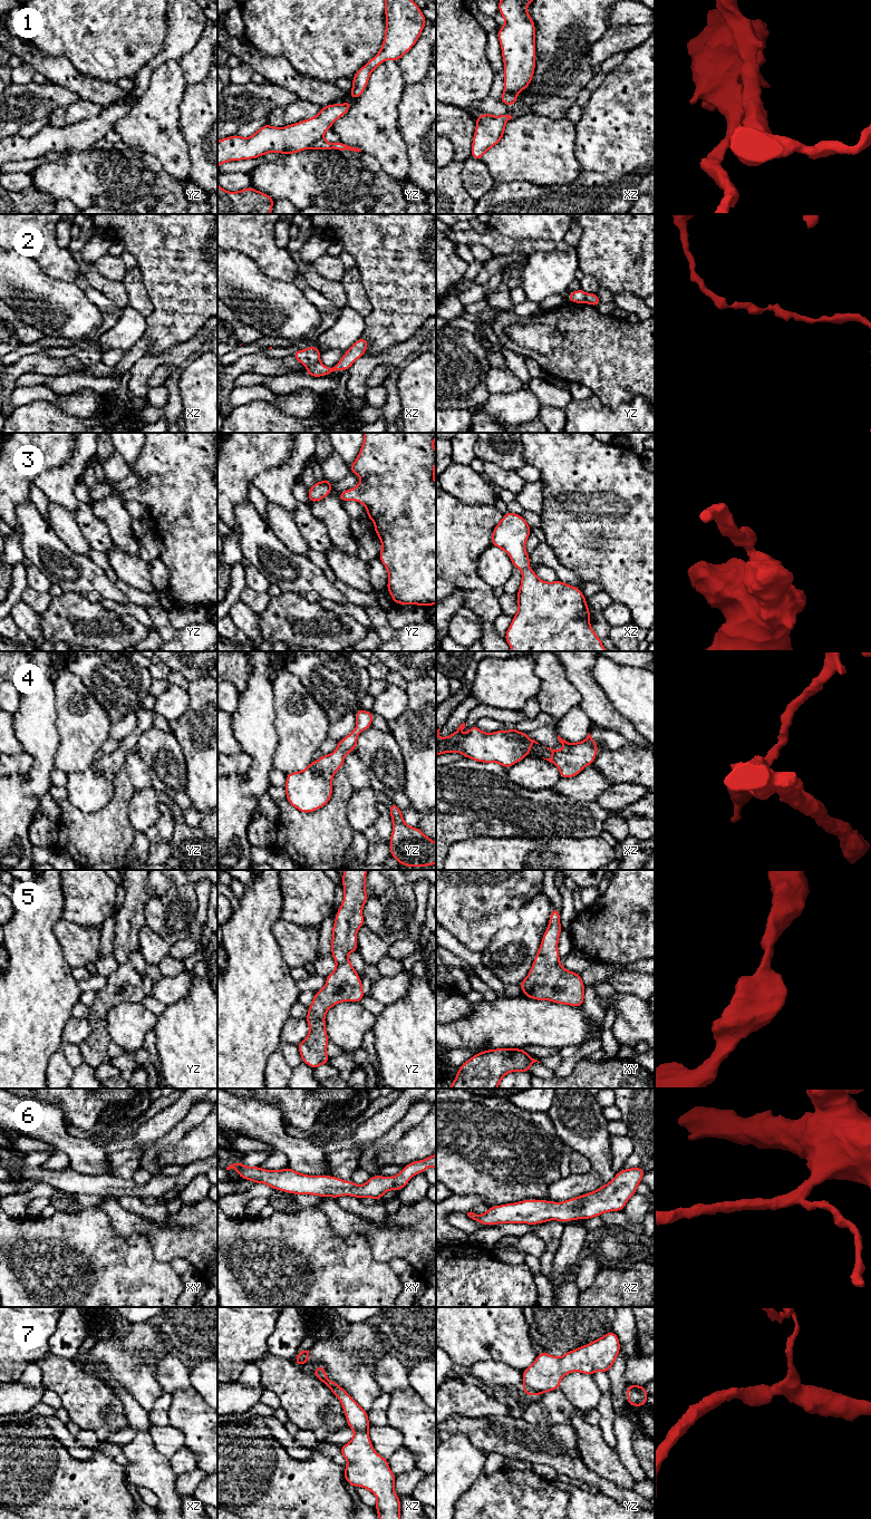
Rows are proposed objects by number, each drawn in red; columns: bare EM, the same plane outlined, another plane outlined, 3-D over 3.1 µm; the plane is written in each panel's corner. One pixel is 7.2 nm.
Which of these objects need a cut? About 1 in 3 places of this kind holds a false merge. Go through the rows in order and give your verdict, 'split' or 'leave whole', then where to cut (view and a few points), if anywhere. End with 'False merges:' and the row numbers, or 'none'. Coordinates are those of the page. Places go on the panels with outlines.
1: split | yz (322, 137), (315, 141), (308, 147)
2: split | xz (319, 361), (307, 366)
3: leave whole | no cut
4: leave whole | no cut
5: leave whole | no cut
6: leave whole | no cut
7: leave whole | no cut
False merges: 1, 2

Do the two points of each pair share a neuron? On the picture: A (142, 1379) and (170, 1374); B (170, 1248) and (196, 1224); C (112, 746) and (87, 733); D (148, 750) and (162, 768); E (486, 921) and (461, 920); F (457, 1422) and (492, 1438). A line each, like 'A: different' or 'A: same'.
A: different
B: same
C: different
D: same
E: same
F: same

